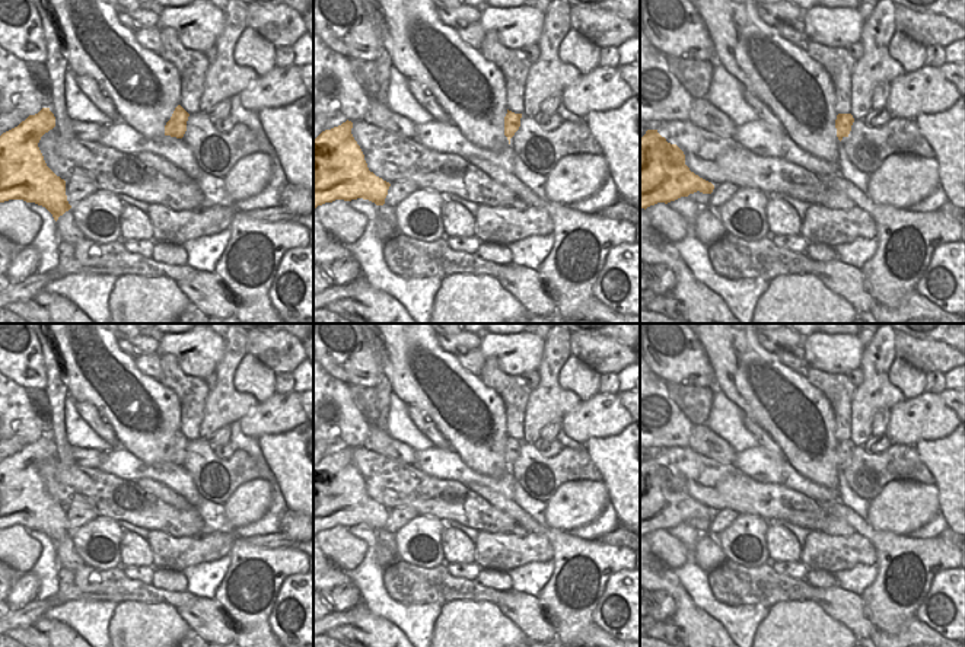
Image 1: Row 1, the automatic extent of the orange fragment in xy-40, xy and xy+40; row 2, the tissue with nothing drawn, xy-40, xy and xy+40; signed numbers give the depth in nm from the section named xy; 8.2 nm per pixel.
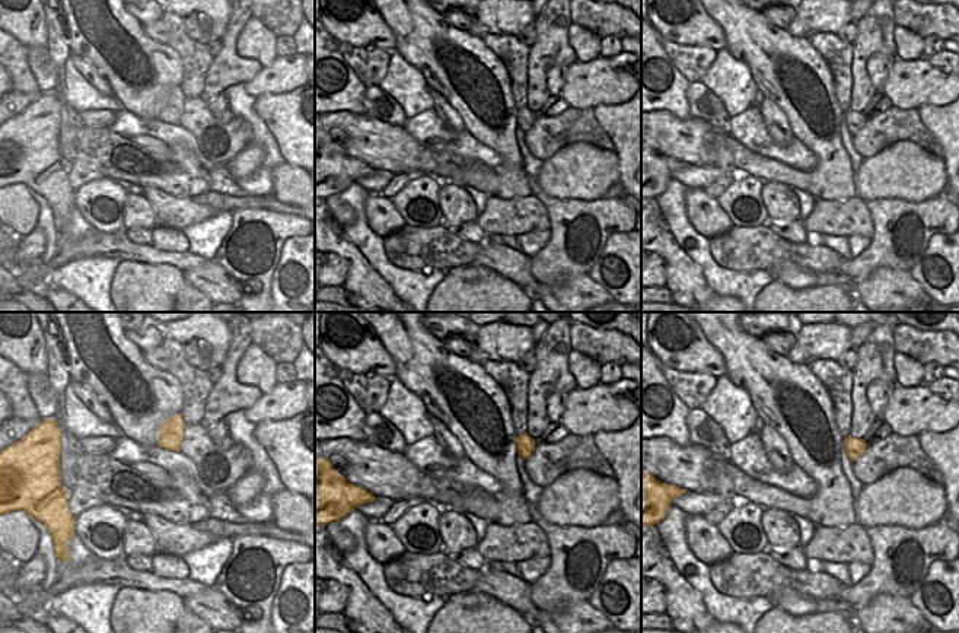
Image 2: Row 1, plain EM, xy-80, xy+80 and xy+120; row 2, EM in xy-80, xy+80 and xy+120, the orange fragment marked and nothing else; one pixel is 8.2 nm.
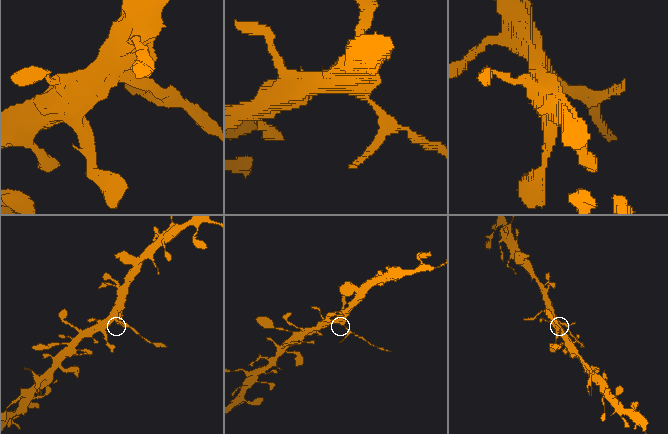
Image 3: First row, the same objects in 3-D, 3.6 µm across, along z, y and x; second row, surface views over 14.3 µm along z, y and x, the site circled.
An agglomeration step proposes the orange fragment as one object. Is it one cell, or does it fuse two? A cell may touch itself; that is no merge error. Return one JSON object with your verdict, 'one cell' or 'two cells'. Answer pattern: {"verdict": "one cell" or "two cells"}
{"verdict": "two cells"}

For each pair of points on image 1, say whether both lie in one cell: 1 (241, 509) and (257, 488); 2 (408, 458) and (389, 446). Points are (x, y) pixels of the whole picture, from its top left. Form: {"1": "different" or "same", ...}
{"1": "same", "2": "same"}

